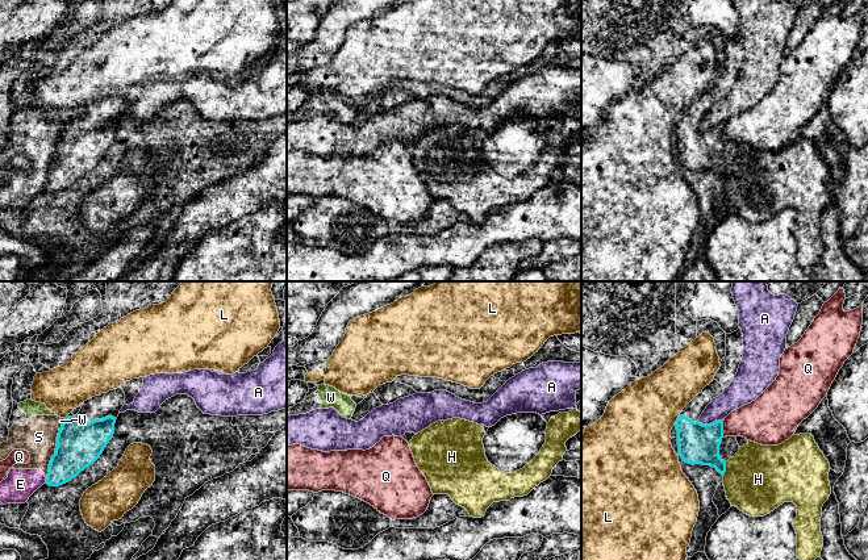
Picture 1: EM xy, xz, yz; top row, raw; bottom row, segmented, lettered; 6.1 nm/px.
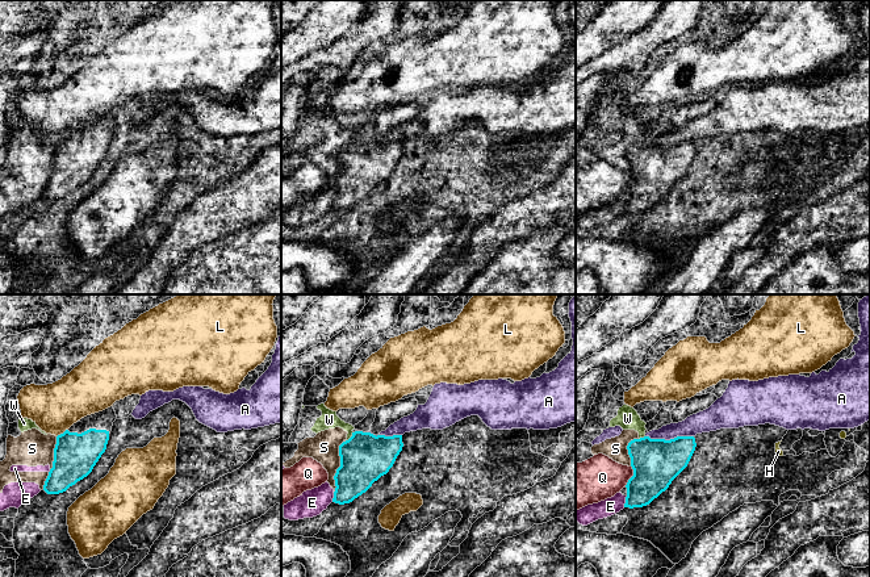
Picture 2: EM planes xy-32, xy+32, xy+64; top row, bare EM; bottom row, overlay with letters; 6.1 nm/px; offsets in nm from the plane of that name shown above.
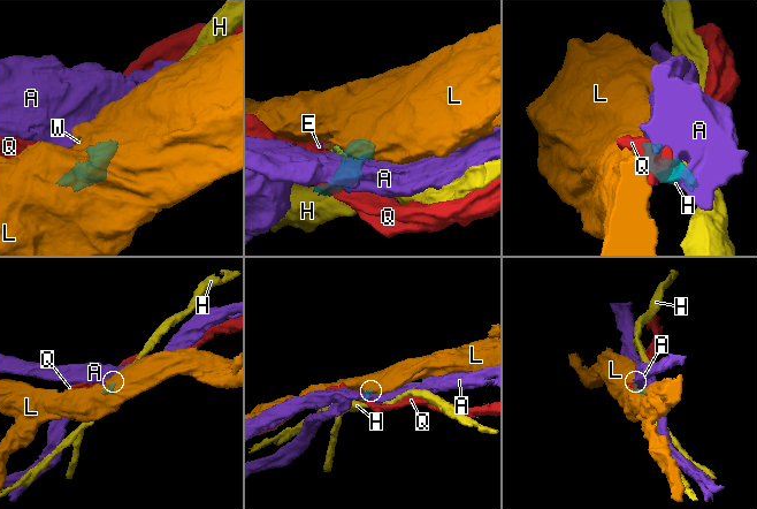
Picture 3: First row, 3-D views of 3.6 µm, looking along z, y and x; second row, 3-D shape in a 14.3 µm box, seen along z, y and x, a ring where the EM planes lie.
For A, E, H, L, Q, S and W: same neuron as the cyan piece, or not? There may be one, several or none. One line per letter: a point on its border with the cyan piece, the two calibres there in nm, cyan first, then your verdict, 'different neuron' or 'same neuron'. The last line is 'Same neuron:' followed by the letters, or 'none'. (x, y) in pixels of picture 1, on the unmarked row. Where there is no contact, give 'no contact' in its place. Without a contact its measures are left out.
A: yz (710, 129) | 240/160 nm | different neuron
E: xy (46, 187) | 240/190 nm | different neuron
H: yz (725, 174) | 240/420 nm | different neuron
L: yz (677, 125) | 240/420 nm | different neuron
Q: yz (722, 136) | 240/260 nm | different neuron
S: xy (53, 161) | 280/220 nm | different neuron
W: xy (62, 130) | 280/30 nm | different neuron
Same neuron: none

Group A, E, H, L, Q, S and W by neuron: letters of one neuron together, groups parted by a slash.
A / E S W / H / L / Q

